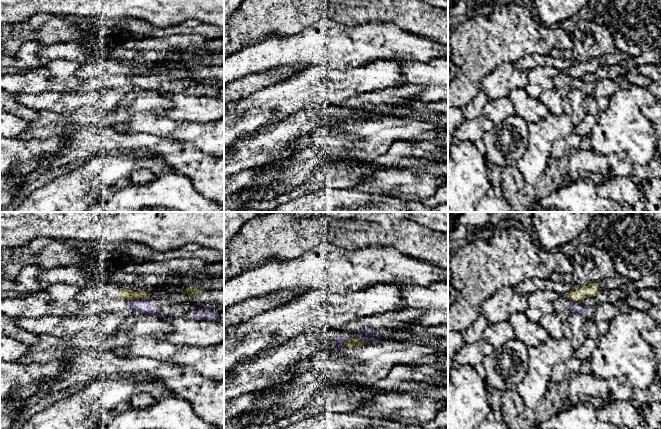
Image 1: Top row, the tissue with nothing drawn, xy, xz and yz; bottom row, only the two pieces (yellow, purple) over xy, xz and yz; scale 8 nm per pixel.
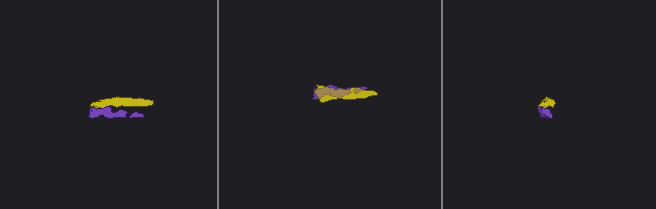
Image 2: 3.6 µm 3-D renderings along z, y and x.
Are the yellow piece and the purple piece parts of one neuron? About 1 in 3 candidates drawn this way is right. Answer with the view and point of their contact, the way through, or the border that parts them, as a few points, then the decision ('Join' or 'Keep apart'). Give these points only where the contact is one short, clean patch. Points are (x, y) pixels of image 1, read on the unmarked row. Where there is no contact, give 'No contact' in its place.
Touches yellow at xz (356, 113). Boundary: xz (372, 118), (369, 119), (354, 113), (348, 115), (341, 122). Keep apart

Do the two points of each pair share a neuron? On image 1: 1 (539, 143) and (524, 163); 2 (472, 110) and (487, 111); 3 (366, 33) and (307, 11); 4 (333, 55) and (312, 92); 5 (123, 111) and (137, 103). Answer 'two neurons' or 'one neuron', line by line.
1: one neuron
2: two neurons
3: two neurons
4: two neurons
5: one neuron

